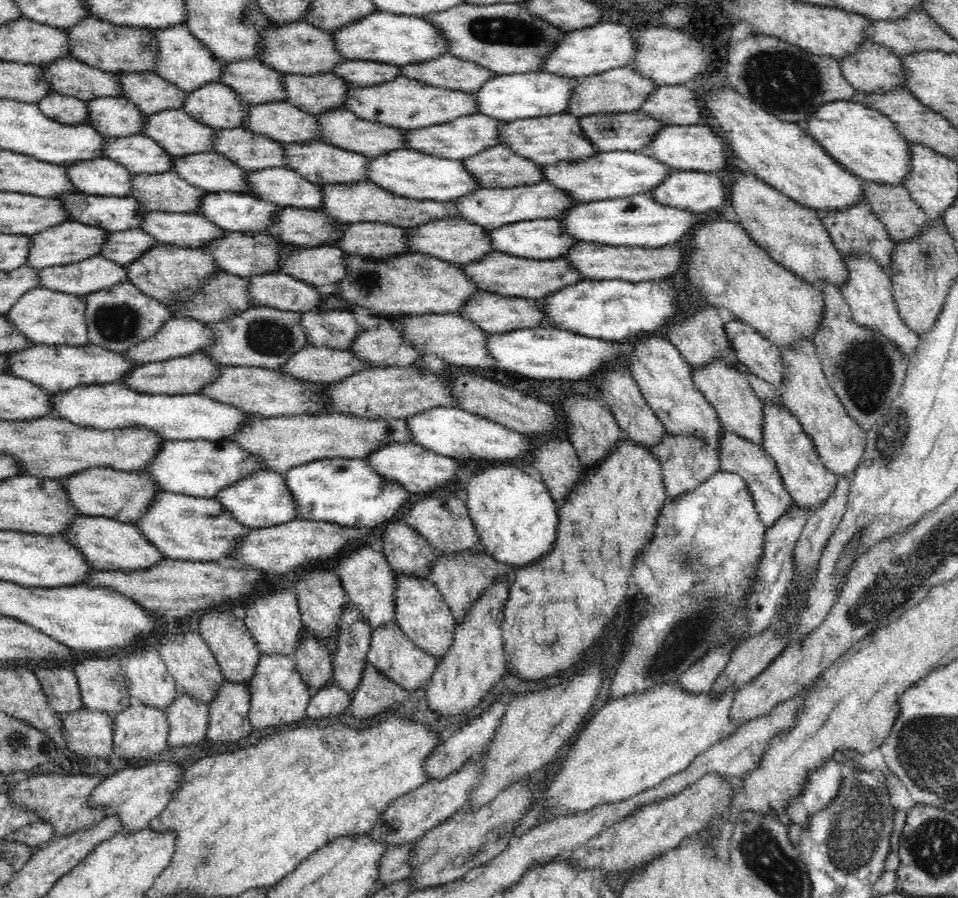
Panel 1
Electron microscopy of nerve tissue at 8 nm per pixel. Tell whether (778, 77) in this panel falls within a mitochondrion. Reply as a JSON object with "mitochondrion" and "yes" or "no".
{"mitochondrion":"yes"}

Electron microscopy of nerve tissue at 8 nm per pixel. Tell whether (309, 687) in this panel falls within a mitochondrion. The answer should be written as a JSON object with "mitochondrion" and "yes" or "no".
{"mitochondrion":"no"}

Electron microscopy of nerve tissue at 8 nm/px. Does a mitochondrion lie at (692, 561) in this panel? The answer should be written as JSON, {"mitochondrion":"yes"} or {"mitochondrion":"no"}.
{"mitochondrion":"yes"}

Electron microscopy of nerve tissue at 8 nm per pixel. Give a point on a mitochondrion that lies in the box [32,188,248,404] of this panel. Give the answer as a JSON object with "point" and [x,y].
{"point":[114,322]}

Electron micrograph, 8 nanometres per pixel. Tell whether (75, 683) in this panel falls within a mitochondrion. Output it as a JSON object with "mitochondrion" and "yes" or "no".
{"mitochondrion":"no"}

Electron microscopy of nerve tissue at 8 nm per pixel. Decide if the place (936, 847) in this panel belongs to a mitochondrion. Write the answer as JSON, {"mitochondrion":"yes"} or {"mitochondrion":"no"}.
{"mitochondrion":"yes"}

